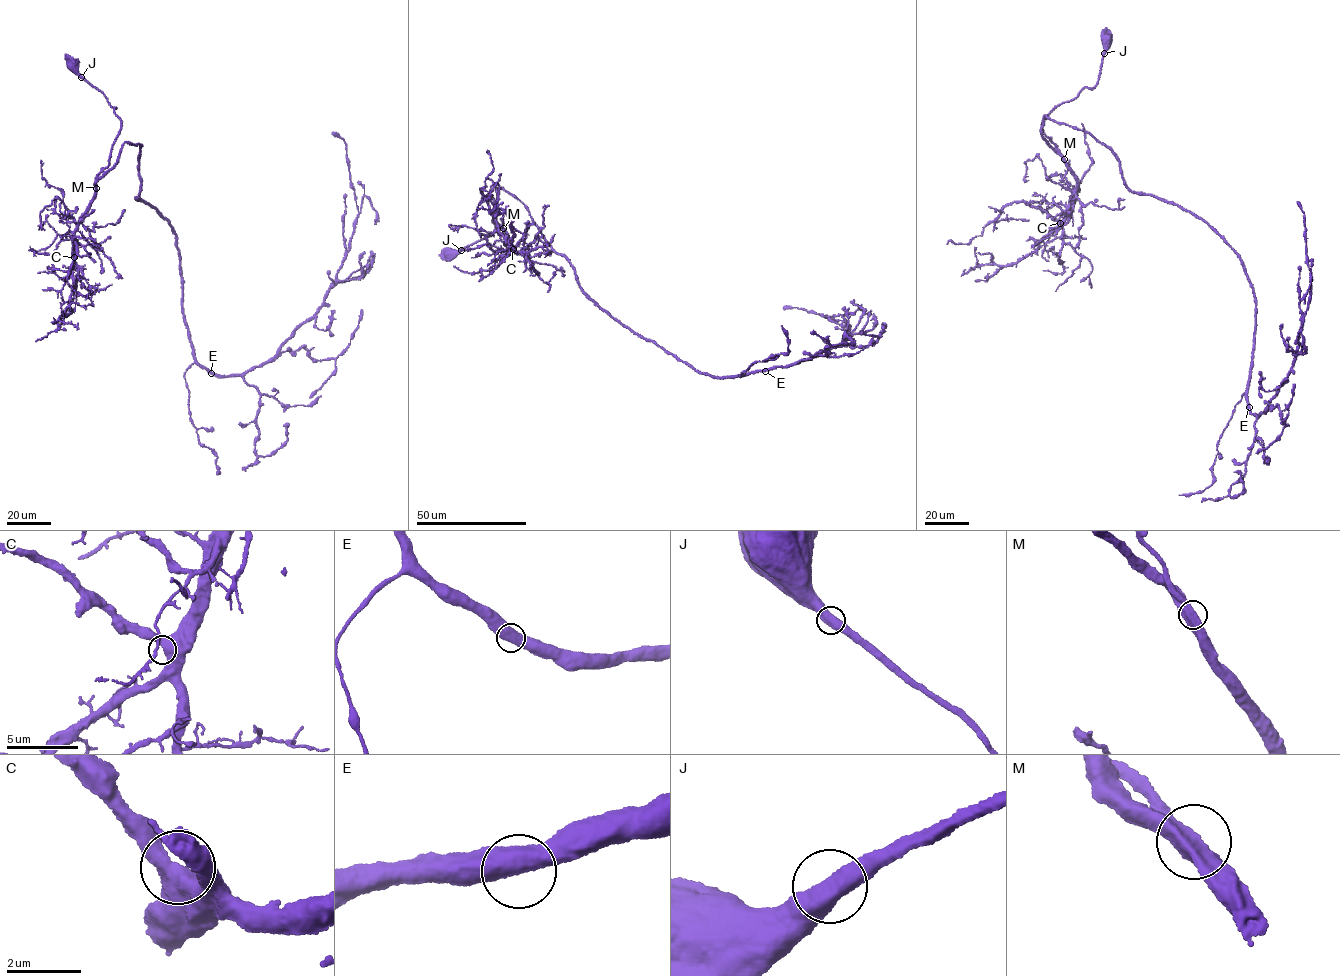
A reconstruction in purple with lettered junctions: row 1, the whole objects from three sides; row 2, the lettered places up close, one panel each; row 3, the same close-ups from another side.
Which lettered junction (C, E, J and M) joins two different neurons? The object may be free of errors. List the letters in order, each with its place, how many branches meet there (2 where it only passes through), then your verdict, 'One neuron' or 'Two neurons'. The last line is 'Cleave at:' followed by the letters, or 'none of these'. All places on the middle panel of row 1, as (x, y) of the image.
C: Place: (513, 249). Branches: 2. One neuron
E: Place: (765, 371). Branches: 2. One neuron
J: Place: (461, 250). Branches: 2. One neuron
M: Place: (503, 228). Branches: 2. One neuron
Cleave at: none of these

